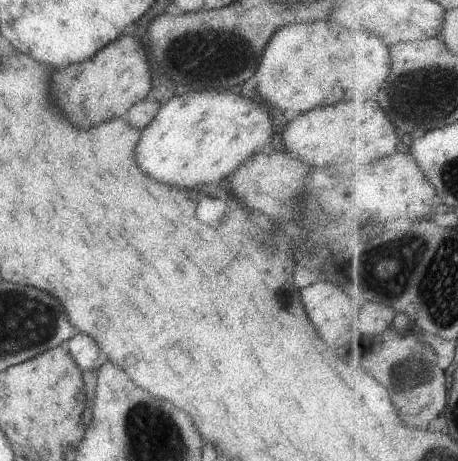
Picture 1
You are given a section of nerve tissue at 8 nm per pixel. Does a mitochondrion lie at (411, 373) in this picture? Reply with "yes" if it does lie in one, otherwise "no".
yes

